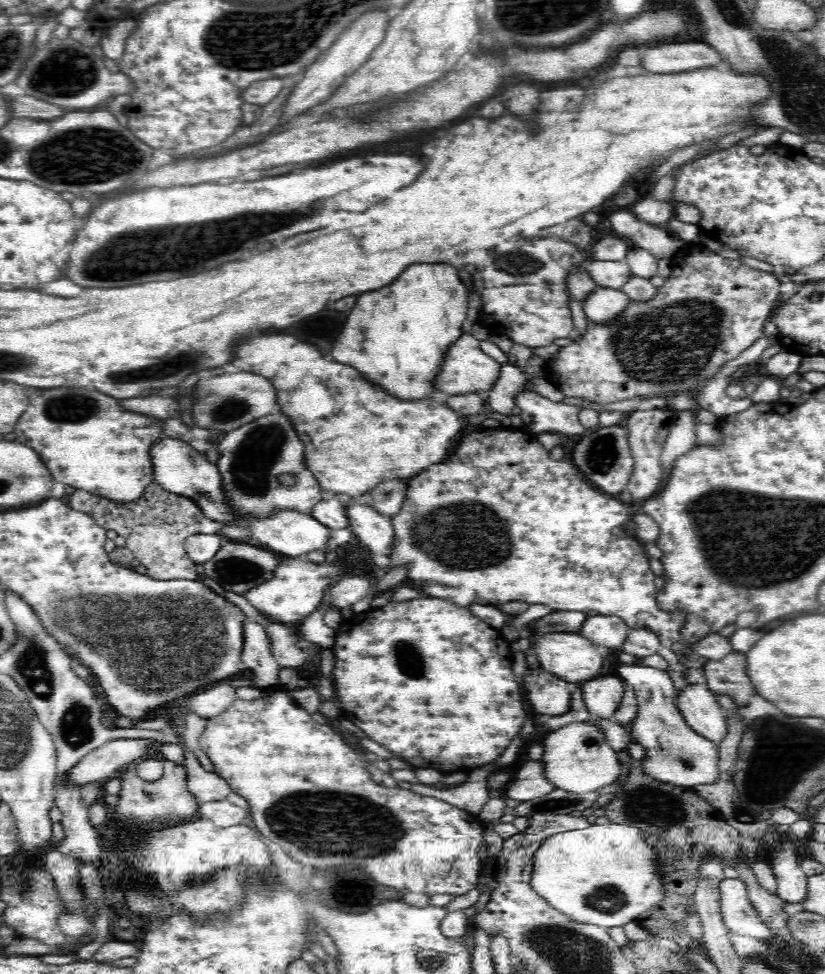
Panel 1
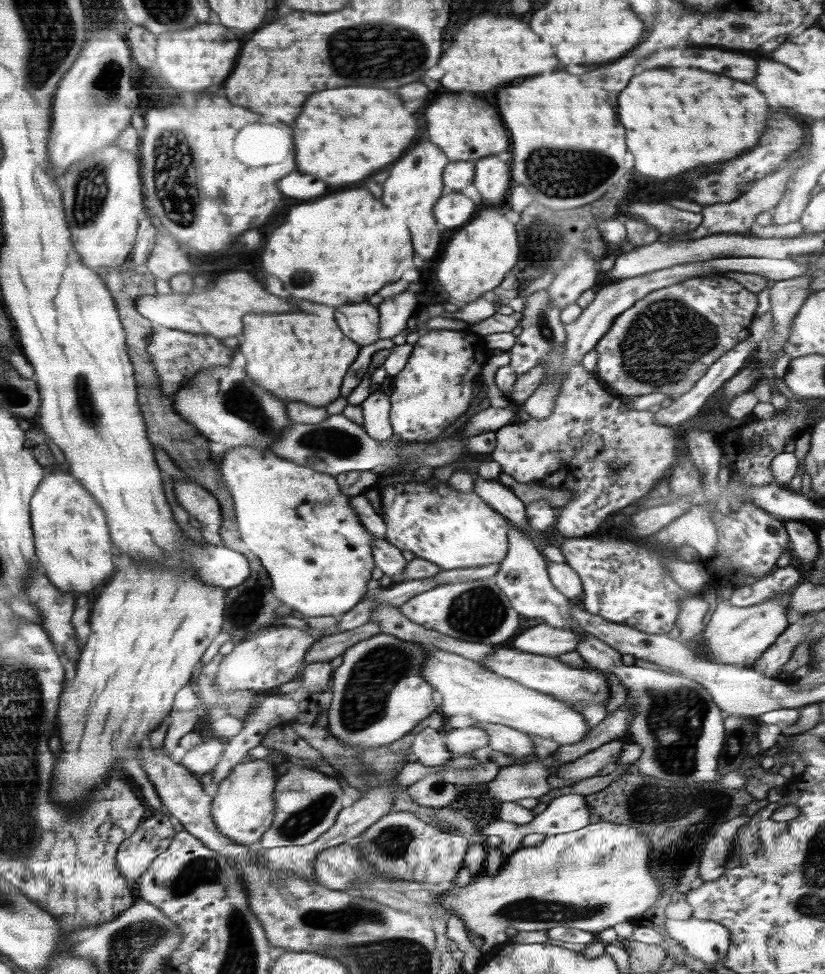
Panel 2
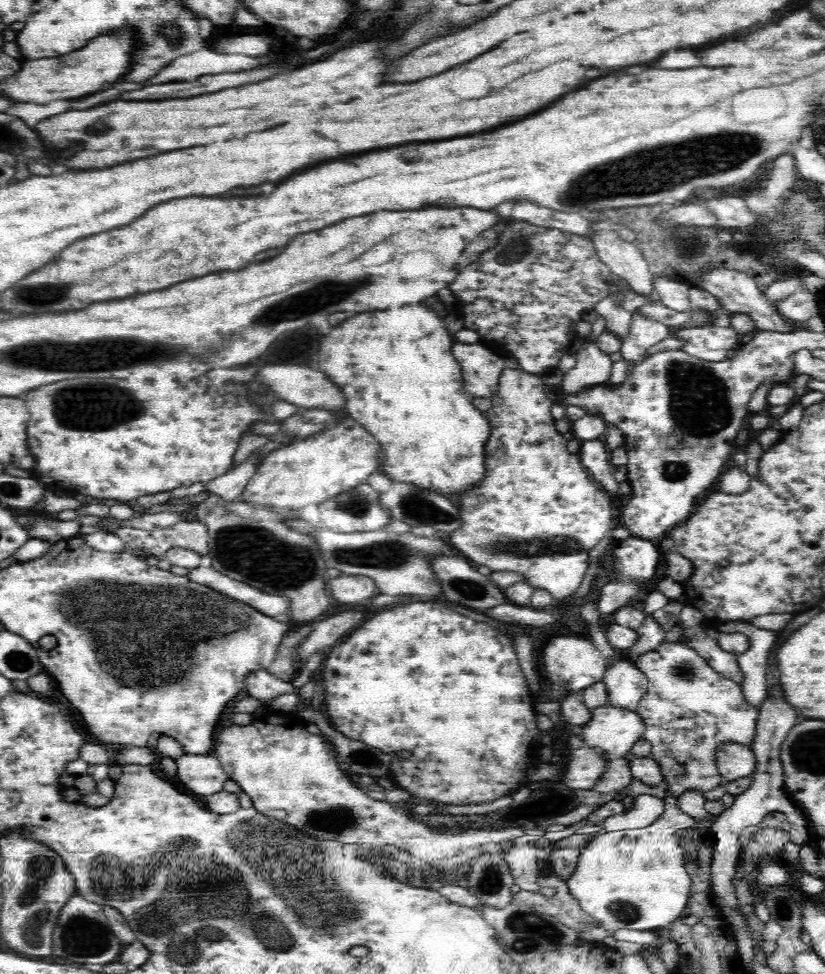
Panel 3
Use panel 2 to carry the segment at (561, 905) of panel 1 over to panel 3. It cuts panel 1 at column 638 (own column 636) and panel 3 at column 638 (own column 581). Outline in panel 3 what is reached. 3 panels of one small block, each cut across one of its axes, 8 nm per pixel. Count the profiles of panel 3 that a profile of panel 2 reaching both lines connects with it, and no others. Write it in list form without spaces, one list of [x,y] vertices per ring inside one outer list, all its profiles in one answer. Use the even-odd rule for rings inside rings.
[[[666,789],[666,796],[662,798],[665,804],[665,811],[662,812],[662,816],[650,824],[647,828],[633,829],[633,830],[622,830],[615,832],[604,832],[603,834],[596,835],[582,850],[580,850],[580,856],[578,856],[578,862],[576,862],[576,868],[574,868],[574,874],[566,880],[568,889],[570,893],[574,896],[574,899],[578,901],[580,909],[584,911],[587,915],[592,916],[594,919],[598,920],[602,926],[610,932],[611,935],[614,935],[616,930],[620,928],[626,928],[626,930],[650,930],[657,931],[663,929],[664,926],[673,923],[682,916],[684,908],[688,906],[688,903],[691,899],[691,888],[692,888],[692,878],[686,873],[684,869],[684,852],[681,851],[679,842],[676,837],[676,832],[682,829],[692,829],[695,826],[694,819],[691,816],[688,816],[686,813],[680,810],[680,807],[677,805],[677,800],[675,796],[669,794],[669,790]]]

